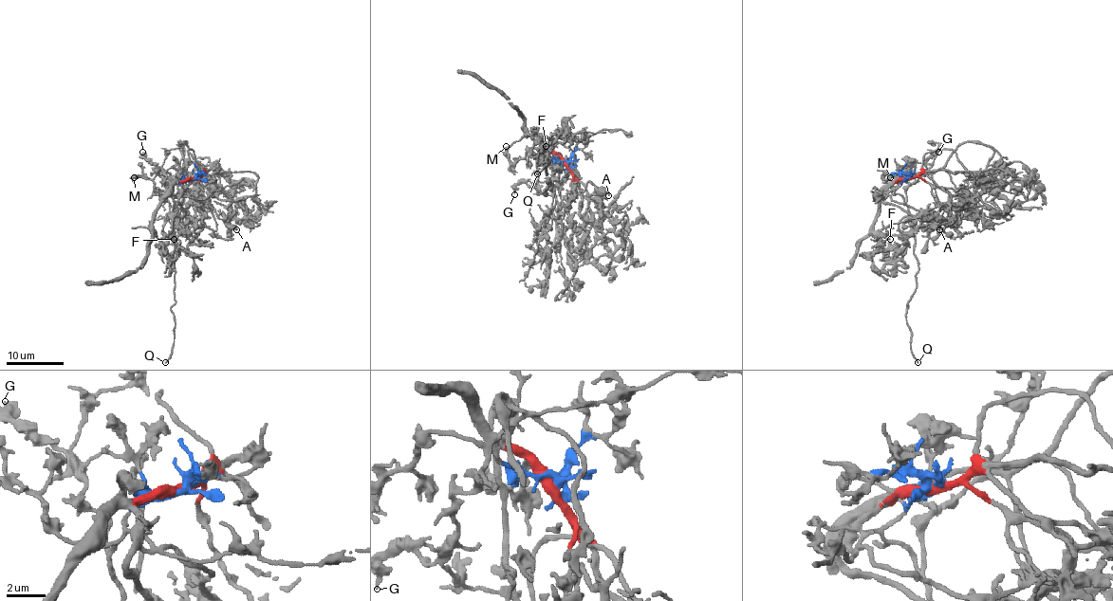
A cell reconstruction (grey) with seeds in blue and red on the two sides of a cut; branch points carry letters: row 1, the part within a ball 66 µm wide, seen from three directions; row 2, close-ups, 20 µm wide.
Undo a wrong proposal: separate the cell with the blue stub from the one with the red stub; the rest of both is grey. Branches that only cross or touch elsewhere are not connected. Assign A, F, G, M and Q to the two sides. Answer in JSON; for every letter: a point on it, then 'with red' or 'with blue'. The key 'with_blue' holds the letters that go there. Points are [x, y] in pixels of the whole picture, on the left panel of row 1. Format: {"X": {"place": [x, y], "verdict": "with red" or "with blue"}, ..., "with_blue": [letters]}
{"A": {"place": [236, 229], "verdict": "with red"}, "F": {"place": [174, 239], "verdict": "with red"}, "G": {"place": [142, 152], "verdict": "with blue"}, "M": {"place": [134, 177], "verdict": "with blue"}, "Q": {"place": [165, 362], "verdict": "with blue"}, "with_blue": ["G", "M", "Q"]}

